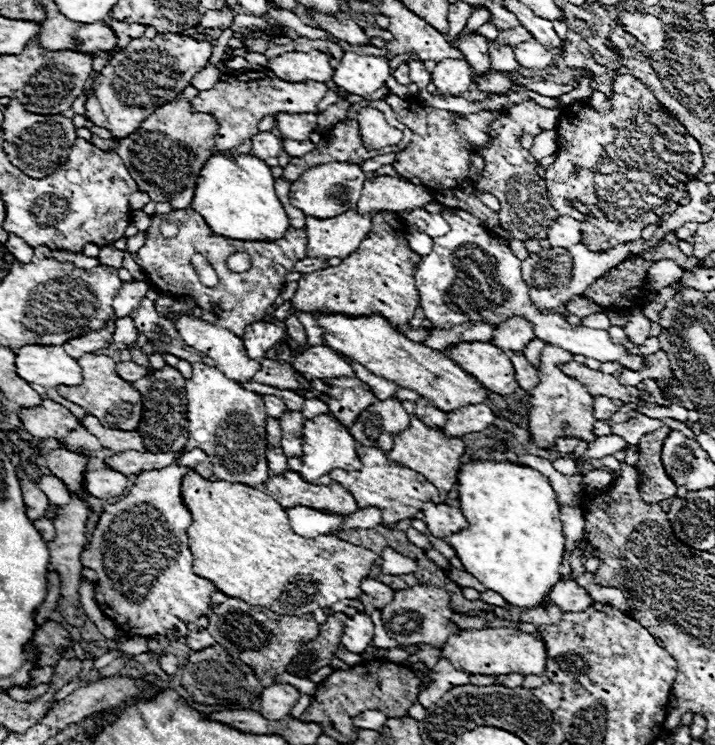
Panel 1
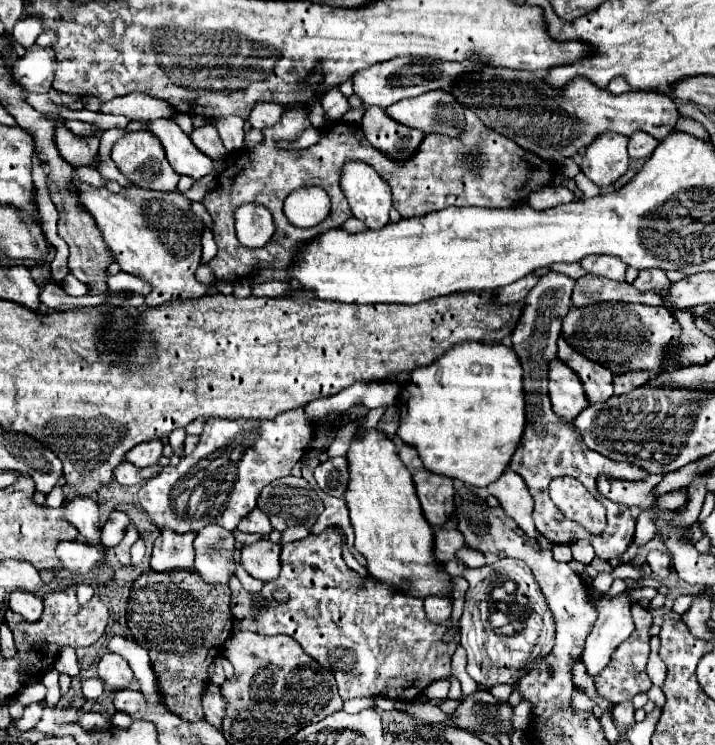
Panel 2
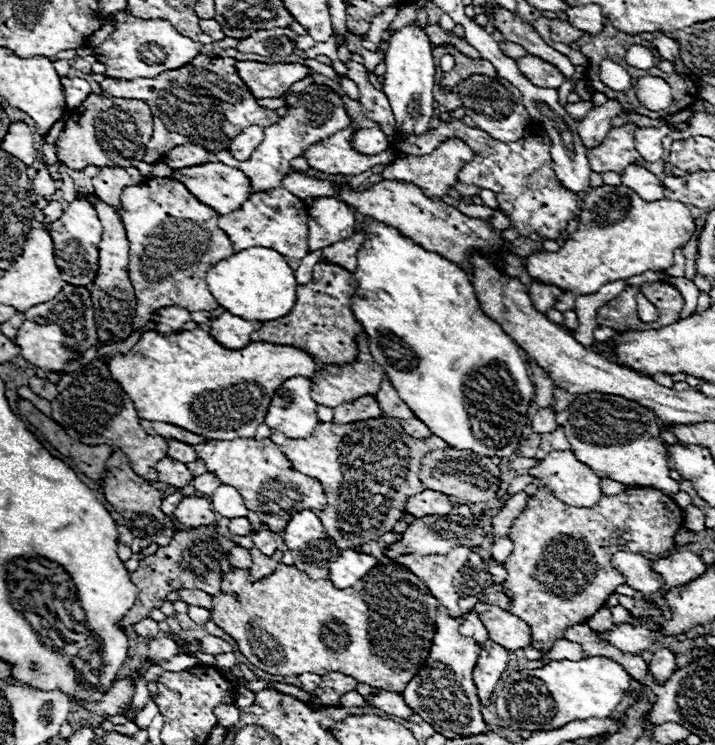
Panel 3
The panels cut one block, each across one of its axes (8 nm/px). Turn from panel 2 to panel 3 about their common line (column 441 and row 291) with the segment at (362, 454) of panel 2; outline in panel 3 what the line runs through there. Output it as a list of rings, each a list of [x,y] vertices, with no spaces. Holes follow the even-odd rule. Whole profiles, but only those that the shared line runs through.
[[[598,186],[584,194],[588,212],[580,216],[578,232],[570,234],[558,252],[530,252],[526,270],[532,280],[552,282],[566,292],[586,296],[598,292],[606,282],[638,276],[646,270],[660,272],[674,264],[674,248],[690,240],[694,218],[678,200],[642,200],[626,186]]]

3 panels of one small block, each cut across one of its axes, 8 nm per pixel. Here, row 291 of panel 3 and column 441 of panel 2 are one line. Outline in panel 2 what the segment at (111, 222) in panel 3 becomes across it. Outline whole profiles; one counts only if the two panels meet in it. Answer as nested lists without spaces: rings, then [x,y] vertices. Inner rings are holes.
[[[432,90],[432,92],[426,92],[426,94],[416,96],[416,98],[404,98],[396,104],[388,106],[386,114],[404,126],[422,130],[424,134],[434,132],[434,134],[458,136],[460,130],[464,128],[464,108],[452,98],[452,94],[448,94],[444,90]]]

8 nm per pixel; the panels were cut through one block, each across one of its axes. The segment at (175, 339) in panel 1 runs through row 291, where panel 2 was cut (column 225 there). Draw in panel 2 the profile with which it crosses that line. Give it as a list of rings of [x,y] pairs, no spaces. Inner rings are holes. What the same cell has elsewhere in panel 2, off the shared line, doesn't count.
[[[212,122],[206,126],[194,128],[190,134],[190,140],[198,150],[202,150],[212,160],[222,160],[228,154],[228,150],[224,148],[224,144],[220,140],[220,134]]]

